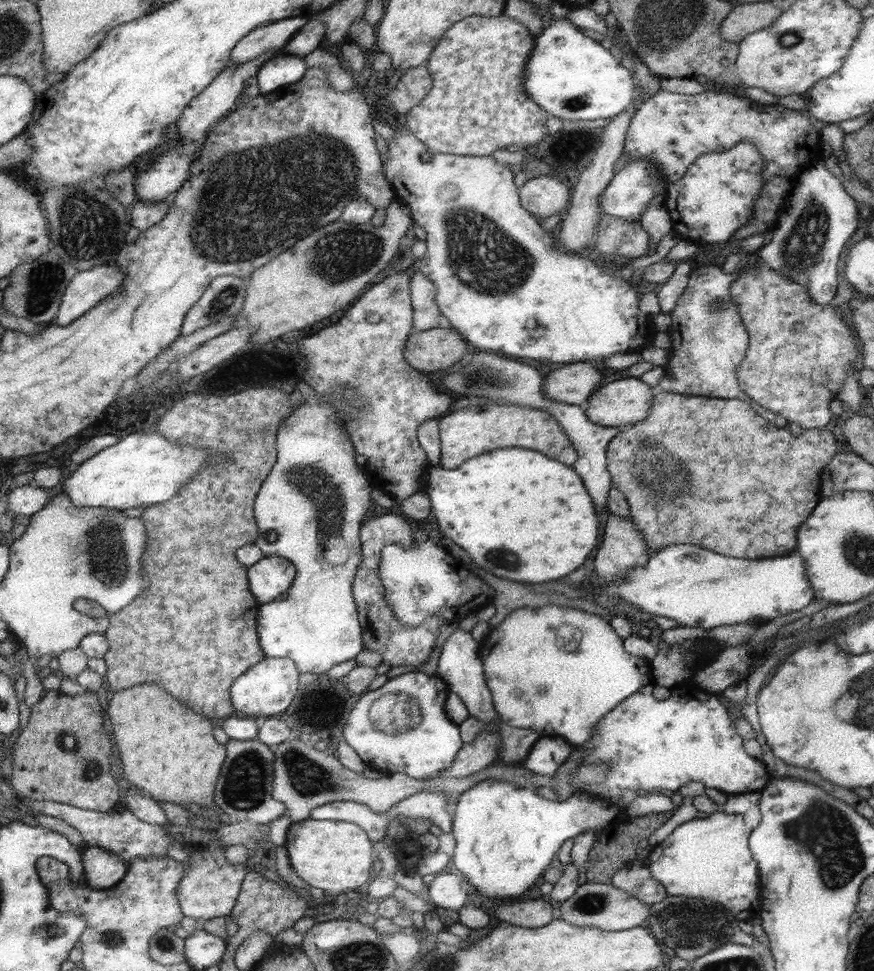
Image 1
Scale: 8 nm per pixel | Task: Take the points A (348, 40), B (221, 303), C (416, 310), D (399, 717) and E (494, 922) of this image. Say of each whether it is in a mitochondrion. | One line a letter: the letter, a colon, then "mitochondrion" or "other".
A: other
B: mitochondrion
C: other
D: mitochondrion
E: other

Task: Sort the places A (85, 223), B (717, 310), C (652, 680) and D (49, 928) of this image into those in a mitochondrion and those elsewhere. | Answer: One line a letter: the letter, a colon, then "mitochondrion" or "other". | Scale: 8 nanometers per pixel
A: mitochondrion
B: mitochondrion
C: other
D: other

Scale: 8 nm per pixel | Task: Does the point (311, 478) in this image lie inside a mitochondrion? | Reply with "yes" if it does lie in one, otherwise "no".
yes

